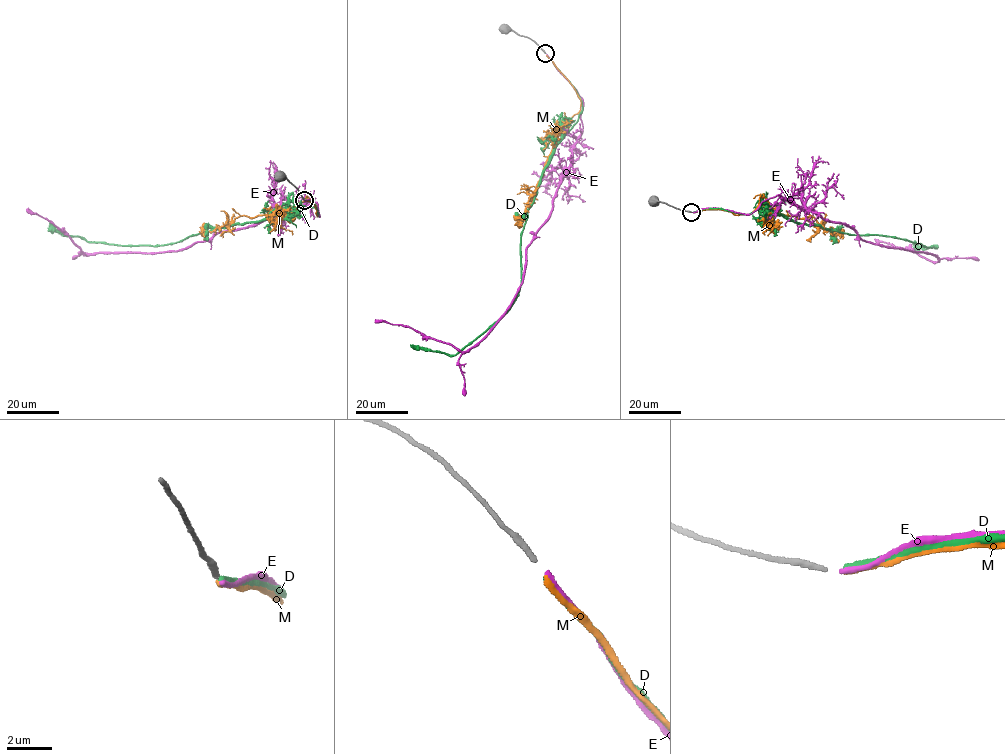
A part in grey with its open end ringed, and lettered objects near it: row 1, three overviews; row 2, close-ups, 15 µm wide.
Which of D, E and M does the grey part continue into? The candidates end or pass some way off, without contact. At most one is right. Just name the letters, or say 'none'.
E

